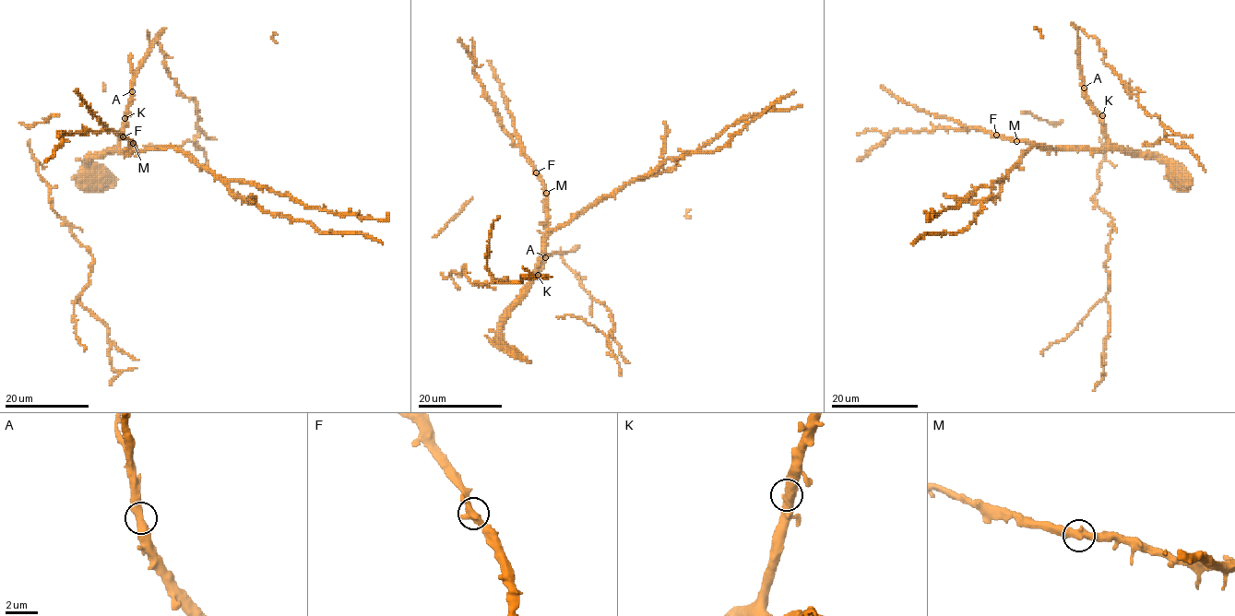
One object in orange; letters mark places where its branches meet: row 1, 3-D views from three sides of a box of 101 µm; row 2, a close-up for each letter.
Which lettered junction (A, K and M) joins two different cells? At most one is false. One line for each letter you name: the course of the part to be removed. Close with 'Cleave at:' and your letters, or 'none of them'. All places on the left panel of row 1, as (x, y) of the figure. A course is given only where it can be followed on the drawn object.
Cleave at: none of them

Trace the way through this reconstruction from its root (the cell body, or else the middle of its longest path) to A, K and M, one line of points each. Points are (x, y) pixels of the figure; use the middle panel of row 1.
A: (525, 290), (537, 276), (545, 257)
K: (525, 290), (538, 275)
M: (525, 290), (543, 247), (546, 192)

